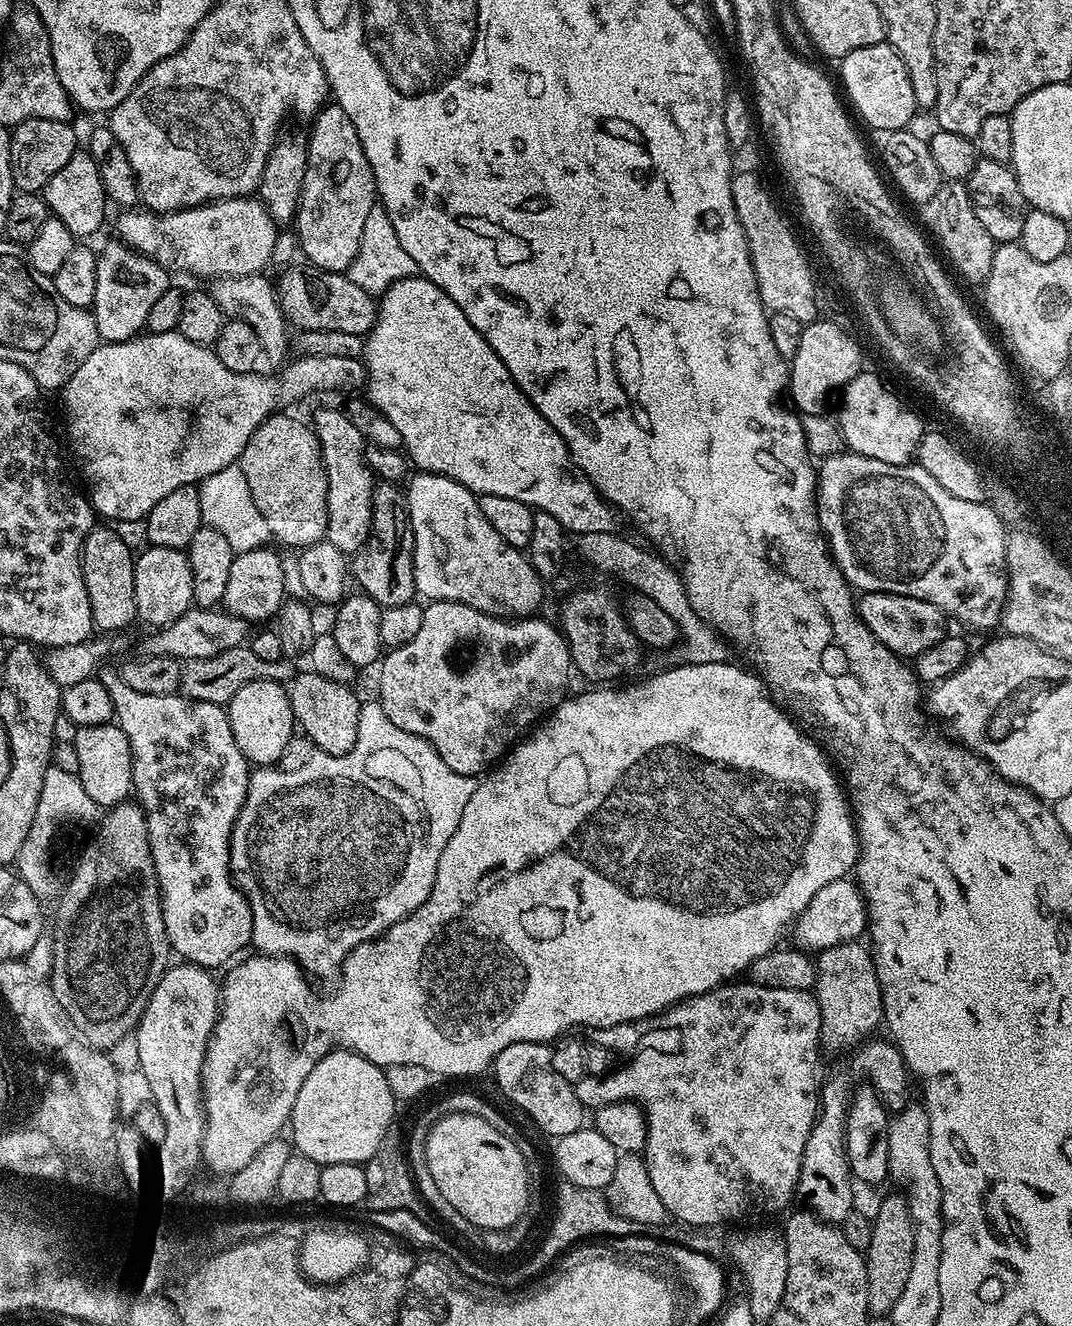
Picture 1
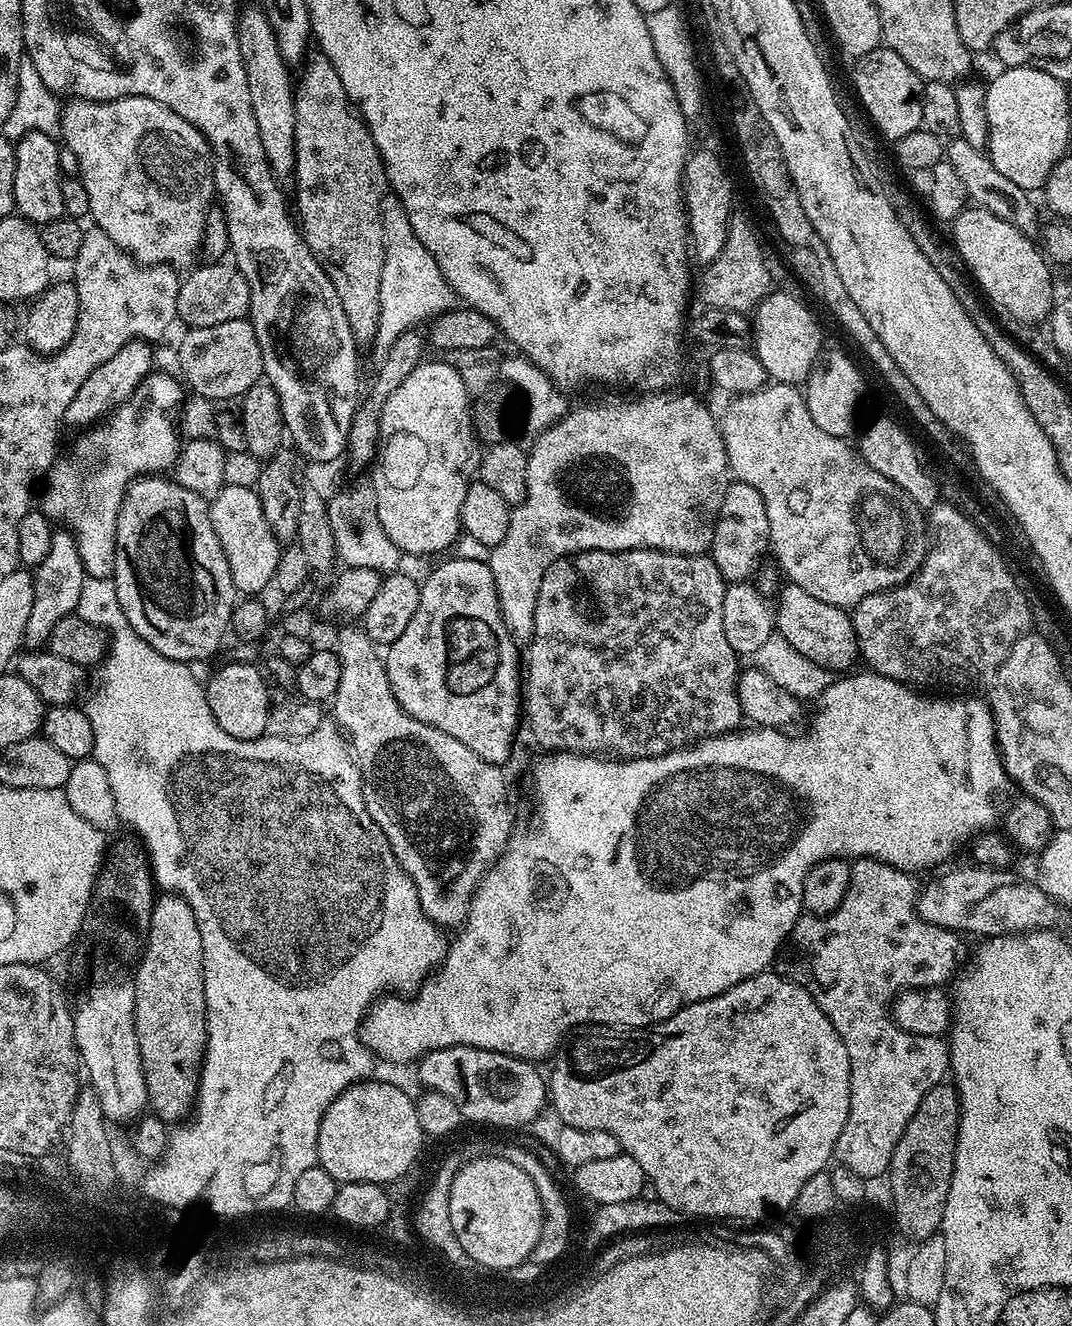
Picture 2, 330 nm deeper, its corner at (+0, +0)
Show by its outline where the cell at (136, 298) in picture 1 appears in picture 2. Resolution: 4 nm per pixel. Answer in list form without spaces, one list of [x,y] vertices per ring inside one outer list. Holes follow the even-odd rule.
[[[147,340],[126,342],[126,346],[122,346],[122,350],[114,354],[114,358],[102,362],[102,366],[98,366],[98,370],[94,370],[94,374],[90,374],[86,382],[82,382],[78,394],[74,394],[74,402],[66,406],[64,424],[73,424],[74,427],[80,428],[76,430],[84,430],[103,421],[119,404],[126,402],[126,398],[148,377],[148,373],[153,371],[153,351],[153,345]]]

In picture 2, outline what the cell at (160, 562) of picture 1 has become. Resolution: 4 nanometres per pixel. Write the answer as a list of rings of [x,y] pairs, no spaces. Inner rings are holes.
[[[153,474],[132,481],[118,510],[112,579],[116,581],[122,614],[126,614],[126,622],[130,622],[147,644],[171,660],[193,662],[207,652],[218,651],[224,635],[229,635],[232,607],[238,603],[222,542],[218,542],[218,534],[214,534],[208,517],[208,505],[209,501],[194,494],[194,490],[186,490],[186,486],[176,483],[175,479]]]

